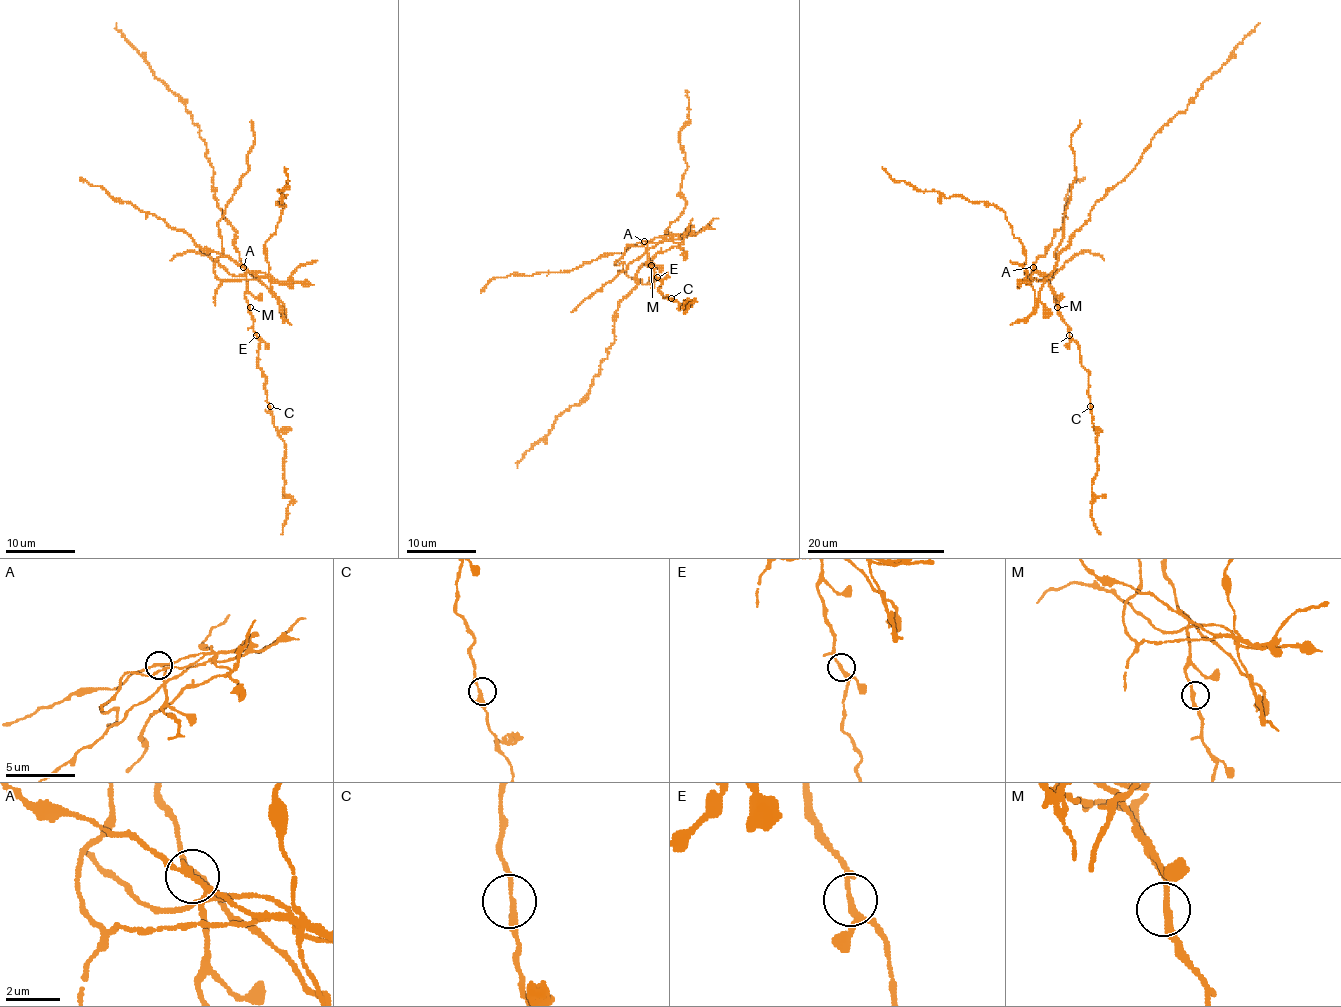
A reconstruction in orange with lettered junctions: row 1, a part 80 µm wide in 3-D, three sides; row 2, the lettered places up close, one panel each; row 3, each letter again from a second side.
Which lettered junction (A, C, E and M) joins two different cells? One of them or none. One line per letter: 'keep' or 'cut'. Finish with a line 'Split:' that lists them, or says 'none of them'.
A: cut
C: keep
E: keep
M: keep
Split: A

